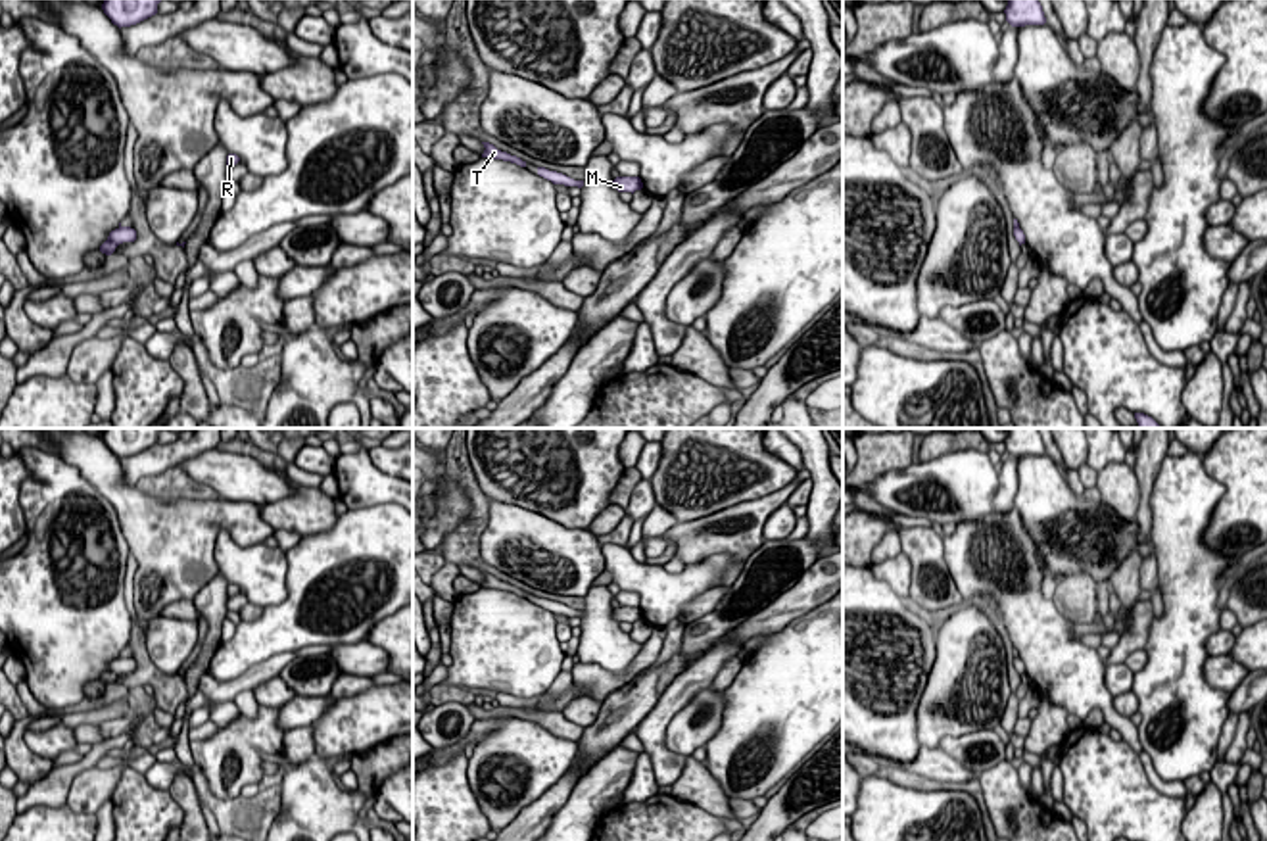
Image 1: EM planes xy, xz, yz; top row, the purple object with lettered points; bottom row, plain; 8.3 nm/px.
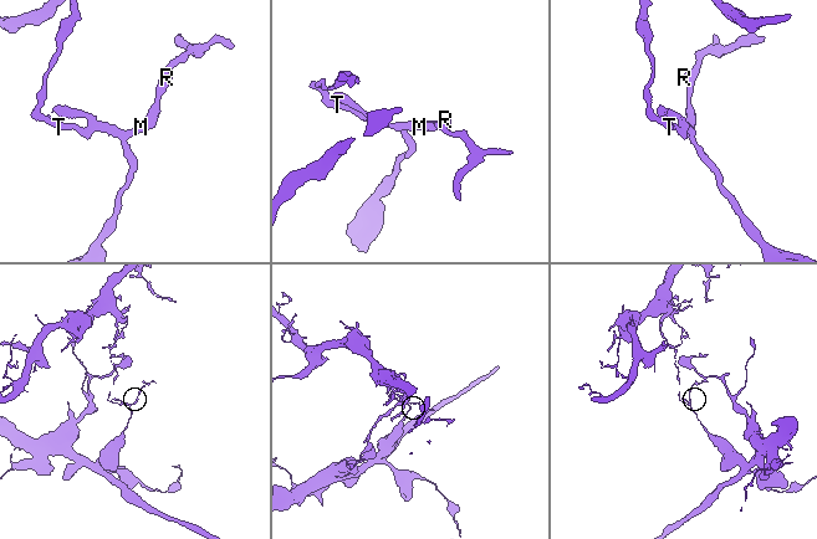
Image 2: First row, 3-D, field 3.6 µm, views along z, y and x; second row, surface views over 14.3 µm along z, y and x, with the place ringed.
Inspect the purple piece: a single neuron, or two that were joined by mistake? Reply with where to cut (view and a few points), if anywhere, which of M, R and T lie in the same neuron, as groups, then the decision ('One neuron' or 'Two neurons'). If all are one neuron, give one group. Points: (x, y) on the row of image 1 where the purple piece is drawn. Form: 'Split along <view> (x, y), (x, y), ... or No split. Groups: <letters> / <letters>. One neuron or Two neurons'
Split along xy (118, 229), (121, 242). Groups: M R / T. Two neurons

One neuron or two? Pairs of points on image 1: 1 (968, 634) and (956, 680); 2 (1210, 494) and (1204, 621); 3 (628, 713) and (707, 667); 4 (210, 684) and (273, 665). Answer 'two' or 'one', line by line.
1: one
2: one
3: two
4: one

